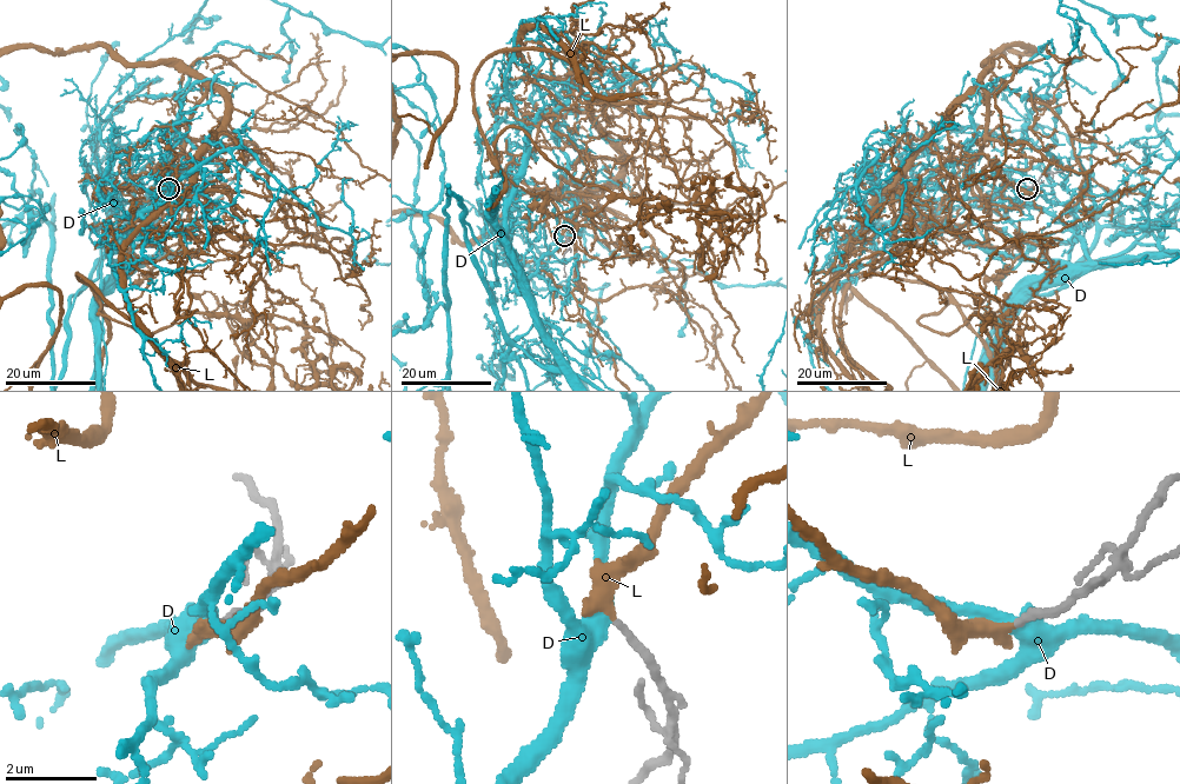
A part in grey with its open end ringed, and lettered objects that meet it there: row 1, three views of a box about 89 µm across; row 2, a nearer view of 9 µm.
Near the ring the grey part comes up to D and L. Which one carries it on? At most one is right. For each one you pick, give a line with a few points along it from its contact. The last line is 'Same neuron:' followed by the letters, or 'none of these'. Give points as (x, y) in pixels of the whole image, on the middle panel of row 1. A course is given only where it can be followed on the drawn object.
Same neuron: L

